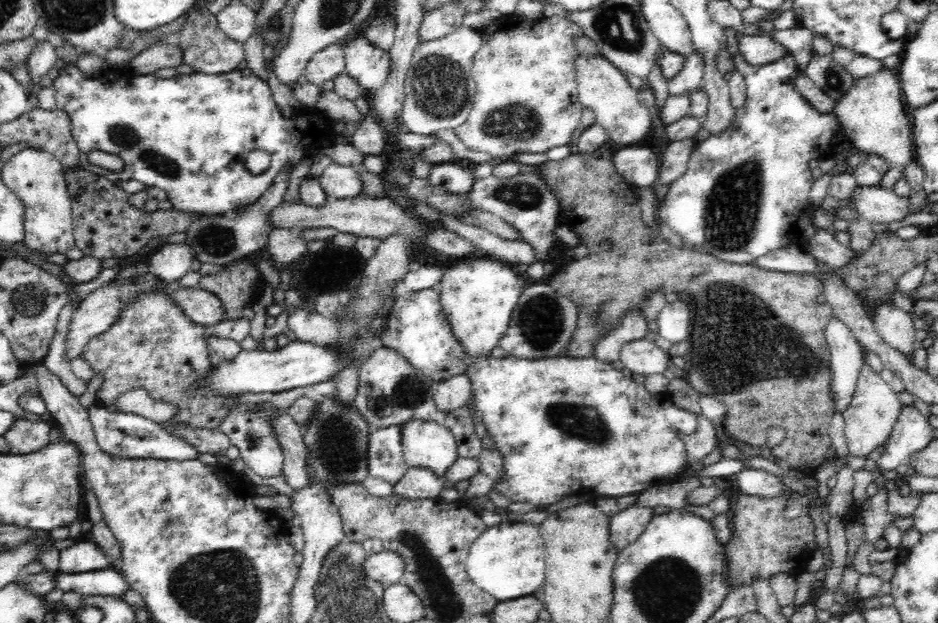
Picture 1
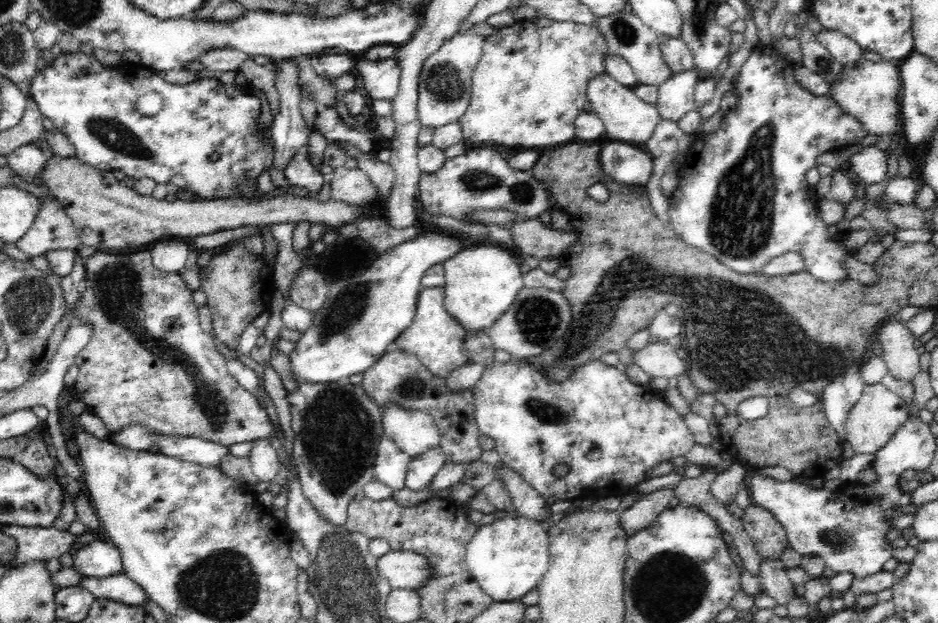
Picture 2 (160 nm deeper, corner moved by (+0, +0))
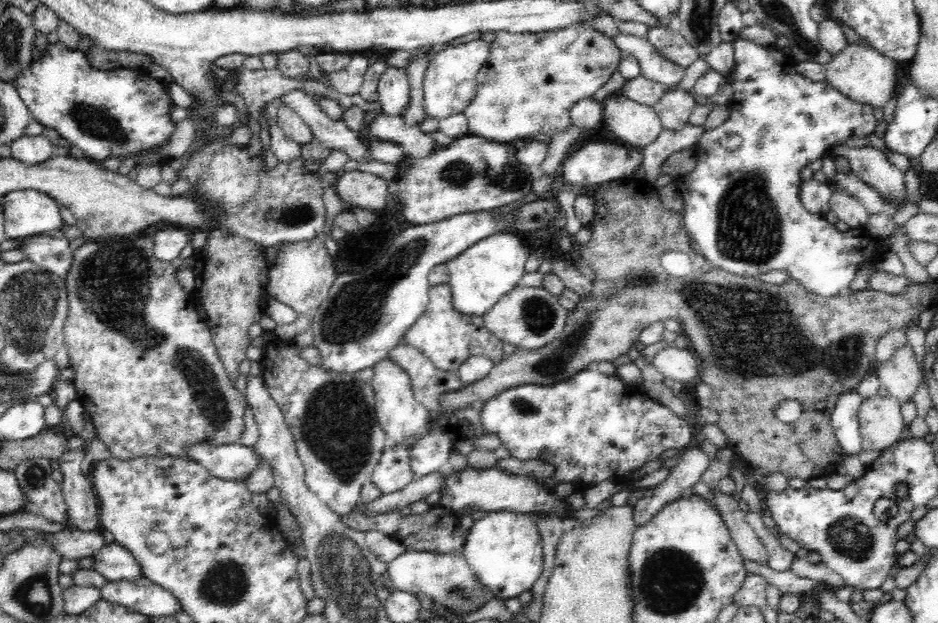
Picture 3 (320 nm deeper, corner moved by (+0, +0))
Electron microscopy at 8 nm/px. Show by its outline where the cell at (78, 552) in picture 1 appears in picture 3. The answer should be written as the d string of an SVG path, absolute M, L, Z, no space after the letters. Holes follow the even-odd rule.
M116 542L106 544L92 558L94 560L92 569L102 574L108 581L134 581L143 578L140 564L124 546Z

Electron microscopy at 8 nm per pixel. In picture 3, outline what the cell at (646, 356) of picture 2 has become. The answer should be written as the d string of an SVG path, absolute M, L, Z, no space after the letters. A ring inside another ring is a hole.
M674 345L660 348L653 359L652 366L664 377L684 385L692 386L700 376L700 359L691 348L680 350Z

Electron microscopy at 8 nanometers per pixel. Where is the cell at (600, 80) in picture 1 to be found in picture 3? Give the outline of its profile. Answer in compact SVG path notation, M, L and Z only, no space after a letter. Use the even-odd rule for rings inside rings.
M619 92L606 97L602 104L603 126L614 134L613 143L642 150L664 130L652 106L636 103Z

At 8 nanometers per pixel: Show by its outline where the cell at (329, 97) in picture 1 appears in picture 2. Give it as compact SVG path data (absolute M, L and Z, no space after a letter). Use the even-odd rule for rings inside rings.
M300 55L292 57L294 63L298 63L298 79L300 85L303 85L312 95L314 101L319 107L335 106L338 88L336 83L330 79L323 78L314 72L311 66L311 55Z

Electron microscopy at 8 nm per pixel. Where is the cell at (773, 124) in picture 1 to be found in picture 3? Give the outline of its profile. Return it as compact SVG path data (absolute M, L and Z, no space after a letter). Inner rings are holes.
M738 36L733 42L735 66L733 72L727 77L727 81L734 88L734 96L727 104L730 109L730 118L718 128L707 130L700 138L700 141L694 146L696 154L696 166L686 174L677 178L677 190L684 201L683 222L686 233L695 240L697 246L704 253L703 260L712 263L712 266L721 268L726 272L736 274L744 278L756 276L756 274L764 274L770 270L785 270L789 276L788 280L797 282L806 290L817 294L818 296L836 296L841 294L853 283L856 273L862 262L876 263L886 251L882 252L882 242L885 238L876 238L868 232L864 226L848 229L843 233L838 231L836 227L827 222L824 216L812 214L804 205L800 203L800 169L804 168L810 162L822 158L830 153L831 148L836 144L846 143L850 137L857 136L858 138L868 137L872 133L878 133L878 124L872 106L861 106L856 102L848 99L838 90L835 90L828 82L813 82L796 71L795 65L798 63L793 54L788 50L781 50L776 46L765 47L755 44L746 38Z

